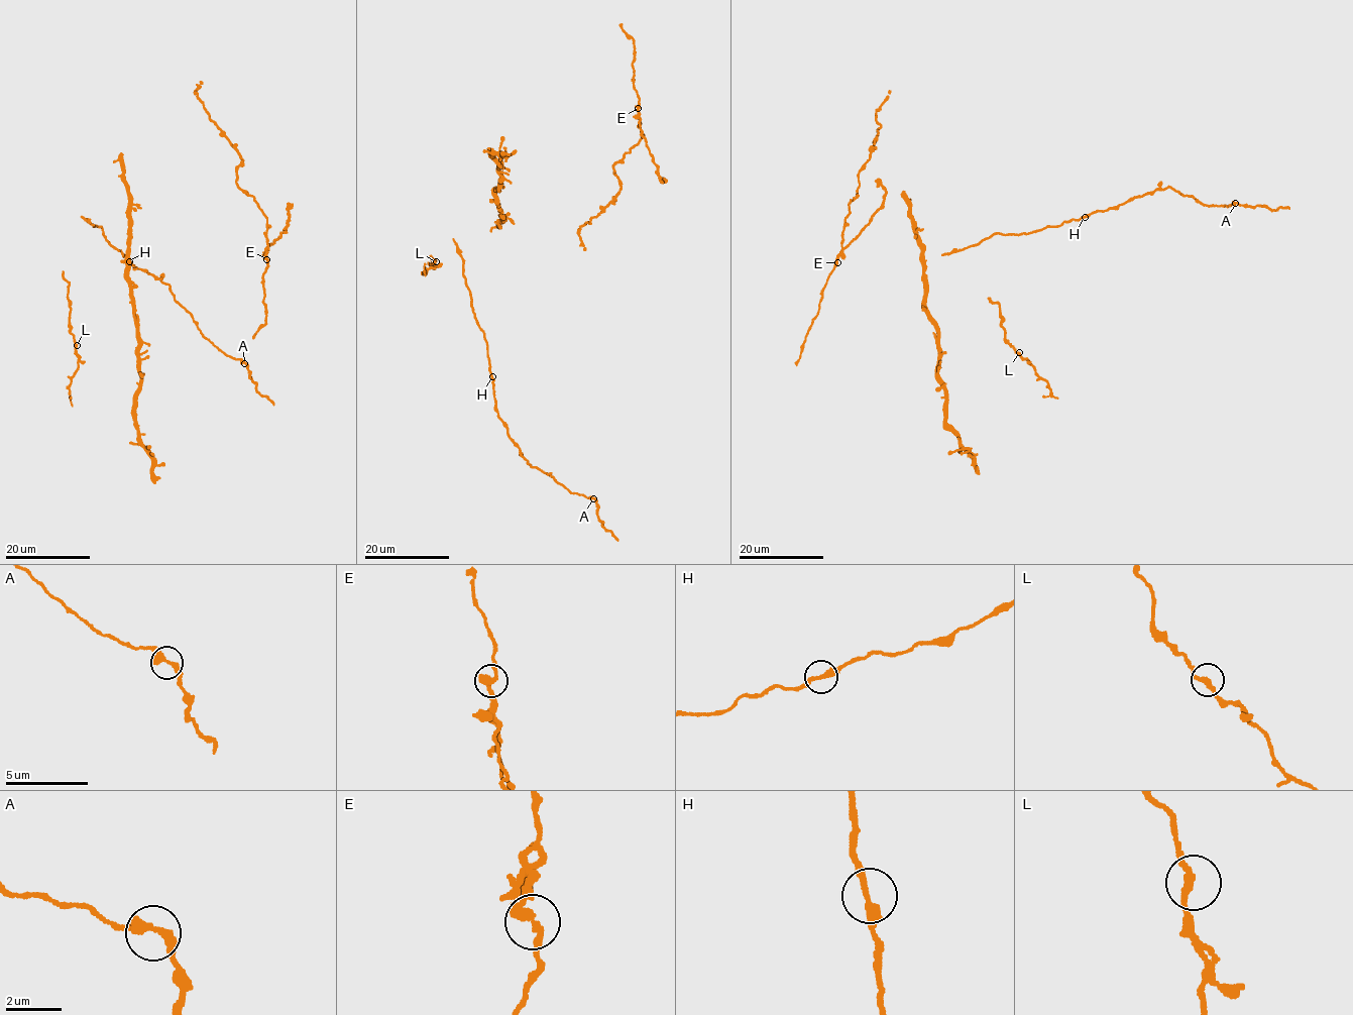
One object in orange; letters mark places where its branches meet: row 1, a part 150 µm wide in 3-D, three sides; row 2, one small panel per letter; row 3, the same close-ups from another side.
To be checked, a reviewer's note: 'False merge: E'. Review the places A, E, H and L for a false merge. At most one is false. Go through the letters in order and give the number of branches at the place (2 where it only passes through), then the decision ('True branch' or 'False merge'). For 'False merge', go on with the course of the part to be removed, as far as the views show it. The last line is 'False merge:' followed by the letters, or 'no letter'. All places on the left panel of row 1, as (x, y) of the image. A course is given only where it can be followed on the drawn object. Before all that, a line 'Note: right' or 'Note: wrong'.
Note: right
A: Branches: 2. True branch
E: Branches: 2. False merge. Course of the part to remove: (266, 258), (267, 246), (286, 232), (288, 209), (292, 203)
H: Branches: 2. True branch
L: Branches: 2. True branch
False merge: E

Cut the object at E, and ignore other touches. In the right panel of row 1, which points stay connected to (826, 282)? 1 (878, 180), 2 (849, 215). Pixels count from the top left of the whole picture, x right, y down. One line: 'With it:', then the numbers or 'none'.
With it: 2

